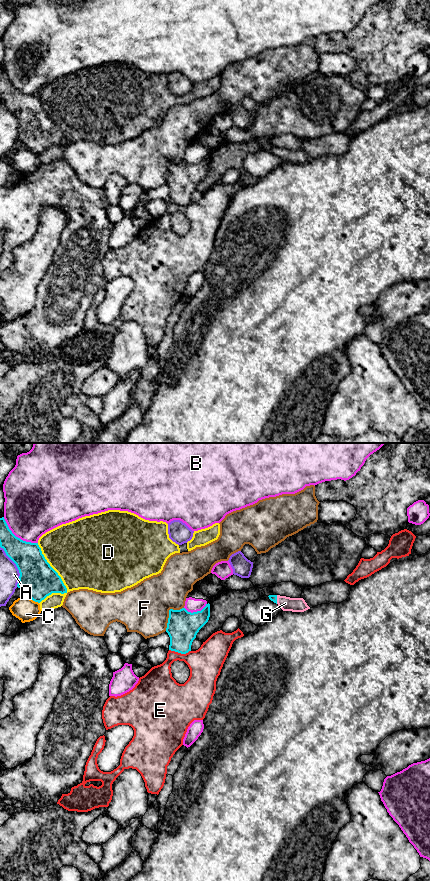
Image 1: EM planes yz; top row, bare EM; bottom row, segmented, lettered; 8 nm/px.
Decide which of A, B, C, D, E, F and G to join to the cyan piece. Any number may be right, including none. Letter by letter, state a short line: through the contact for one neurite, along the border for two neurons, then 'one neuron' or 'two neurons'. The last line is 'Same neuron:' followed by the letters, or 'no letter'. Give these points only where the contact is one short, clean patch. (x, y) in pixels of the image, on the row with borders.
A: two neurons
B: two neurons
C: two neurons
D: two neurons
E: two neurons
F: two neurons
G: line yz (273, 598), (276, 599), (285, 603); one neuron
Same neuron: G

